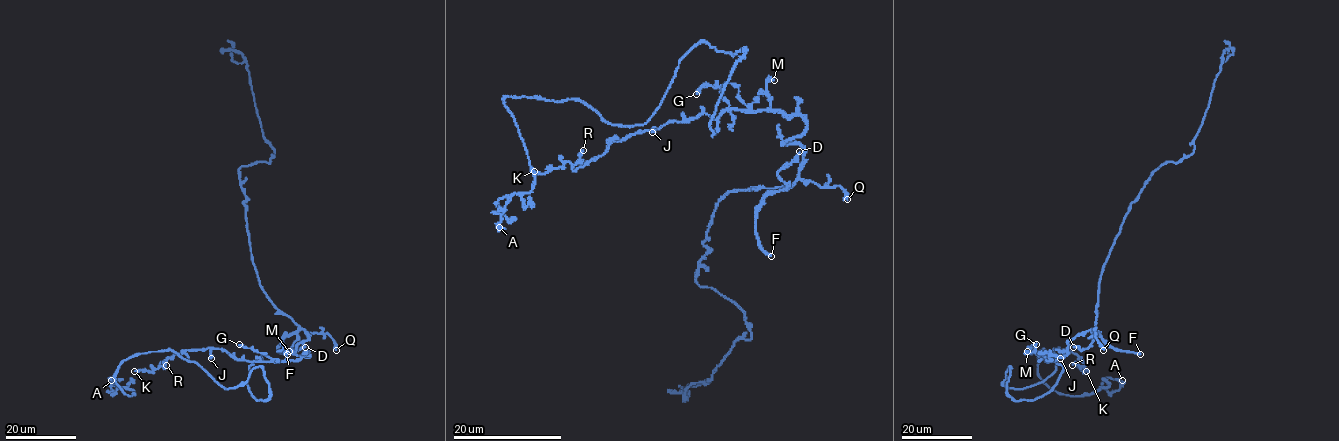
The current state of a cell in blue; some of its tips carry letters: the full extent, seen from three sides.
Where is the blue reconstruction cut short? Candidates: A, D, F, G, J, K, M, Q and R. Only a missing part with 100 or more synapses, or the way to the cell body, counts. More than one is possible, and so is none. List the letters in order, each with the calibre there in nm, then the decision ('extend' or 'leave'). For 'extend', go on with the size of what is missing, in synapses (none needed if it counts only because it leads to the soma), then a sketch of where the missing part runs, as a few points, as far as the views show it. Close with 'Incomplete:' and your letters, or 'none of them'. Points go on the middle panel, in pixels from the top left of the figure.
A: calibre 600 nm; leave
D: calibre 240 nm; leave
F: calibre 280 nm; extend; 250 synapses
G: calibre 360 nm; leave
J: calibre 400 nm; leave
K: calibre 360 nm; leave
M: calibre 460 nm; leave
Q: calibre 200 nm; leave
R: calibre 280 nm; leave
Incomplete: F

